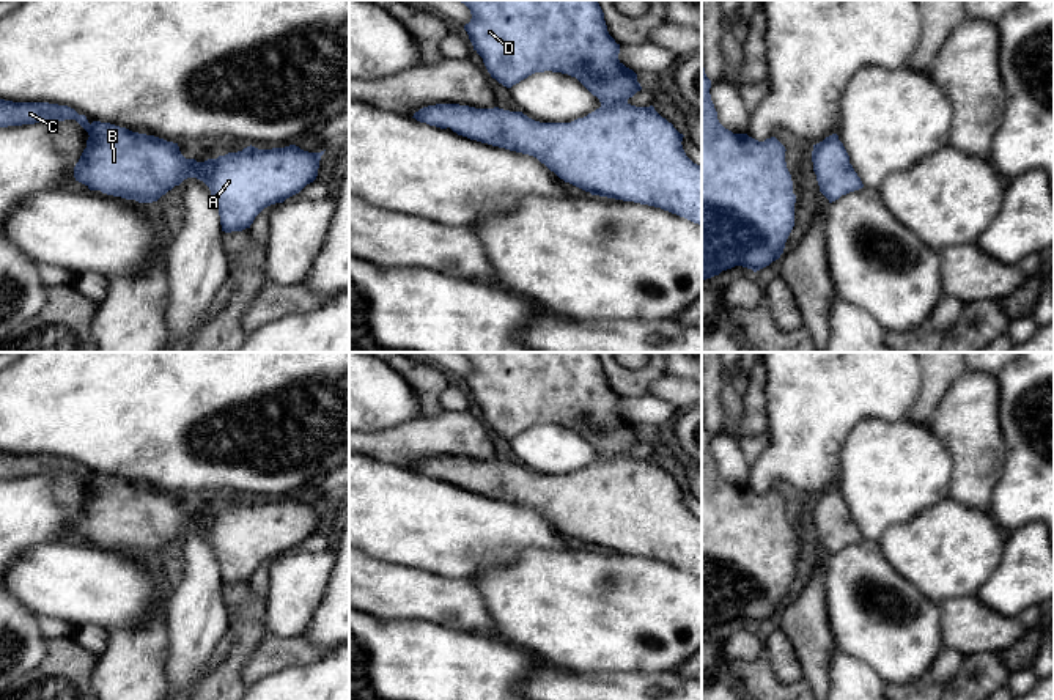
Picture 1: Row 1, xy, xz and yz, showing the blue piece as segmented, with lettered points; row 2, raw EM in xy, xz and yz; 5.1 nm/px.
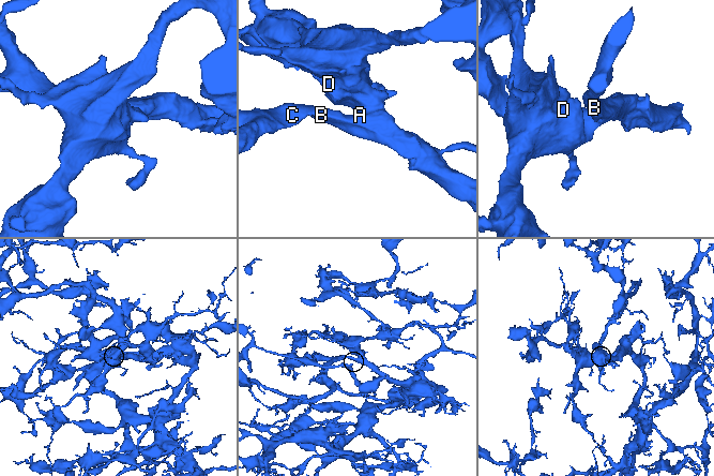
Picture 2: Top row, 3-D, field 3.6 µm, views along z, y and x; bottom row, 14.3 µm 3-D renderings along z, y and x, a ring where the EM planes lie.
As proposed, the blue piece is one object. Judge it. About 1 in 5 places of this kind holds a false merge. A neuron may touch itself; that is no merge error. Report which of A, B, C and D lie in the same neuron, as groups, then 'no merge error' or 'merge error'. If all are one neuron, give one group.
A B C D; no merge error

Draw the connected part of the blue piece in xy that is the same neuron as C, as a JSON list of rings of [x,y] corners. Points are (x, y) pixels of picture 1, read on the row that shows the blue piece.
[[[0,99],[0,127],[64,120],[76,120],[90,135],[74,167],[76,181],[90,190],[153,203],[184,179],[197,178],[209,187],[225,233],[250,228],[264,208],[313,182],[324,154],[296,145],[272,149],[250,145],[197,162],[186,159],[178,143],[110,123],[90,124],[68,105]]]

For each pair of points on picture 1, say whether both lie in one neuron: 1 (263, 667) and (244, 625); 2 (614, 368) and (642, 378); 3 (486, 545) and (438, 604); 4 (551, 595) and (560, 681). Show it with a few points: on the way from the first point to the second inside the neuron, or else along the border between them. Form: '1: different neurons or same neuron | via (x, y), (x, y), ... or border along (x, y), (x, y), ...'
1: different neurons | border along (269, 633), (258, 642), (243, 666), (244, 683)
2: same neuron | via (620, 375), (623, 378), (636, 378)
3: different neurons | border along (422, 570), (438, 576), (468, 581)
4: different neurons | border along (546, 664), (556, 669), (595, 672)

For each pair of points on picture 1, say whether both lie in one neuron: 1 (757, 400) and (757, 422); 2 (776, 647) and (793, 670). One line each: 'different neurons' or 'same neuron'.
1: same neuron
2: same neuron

